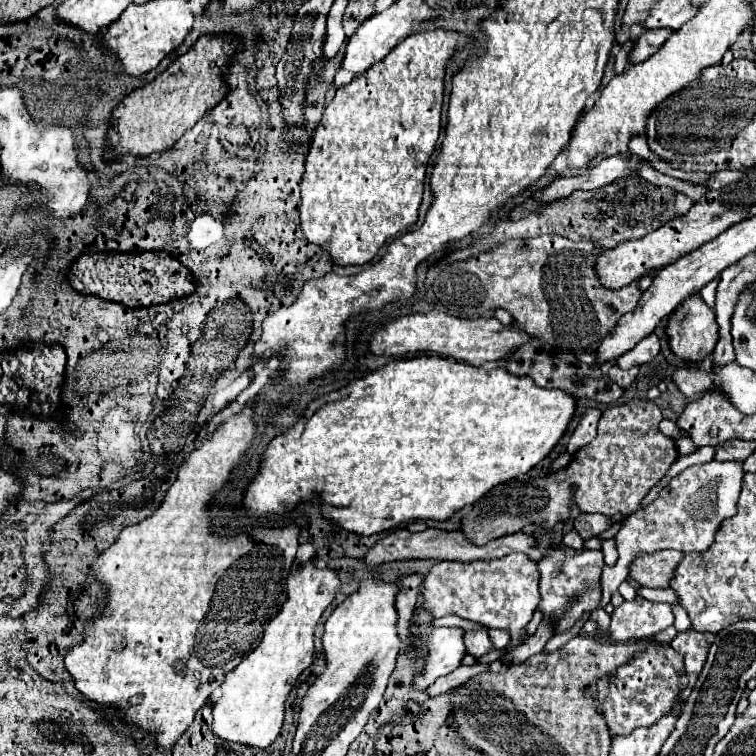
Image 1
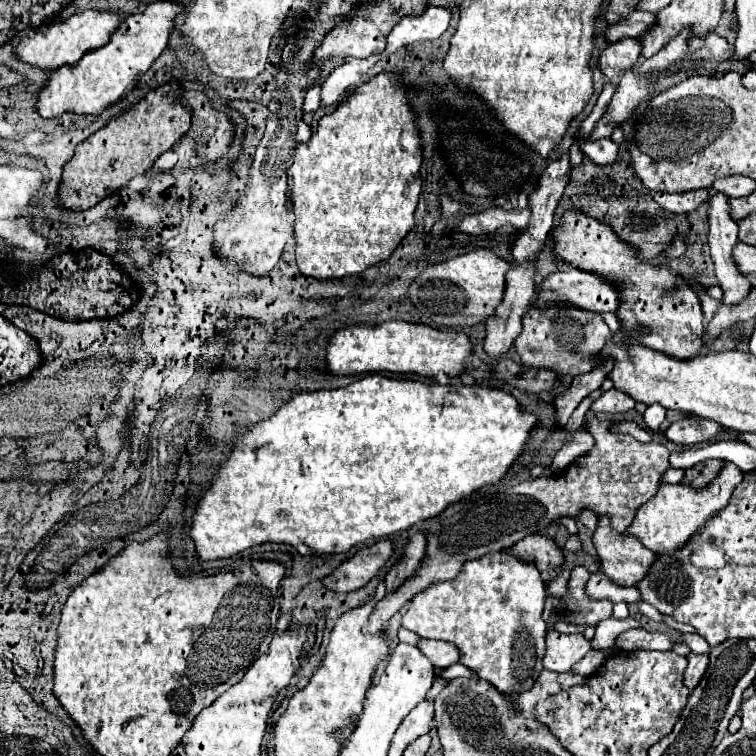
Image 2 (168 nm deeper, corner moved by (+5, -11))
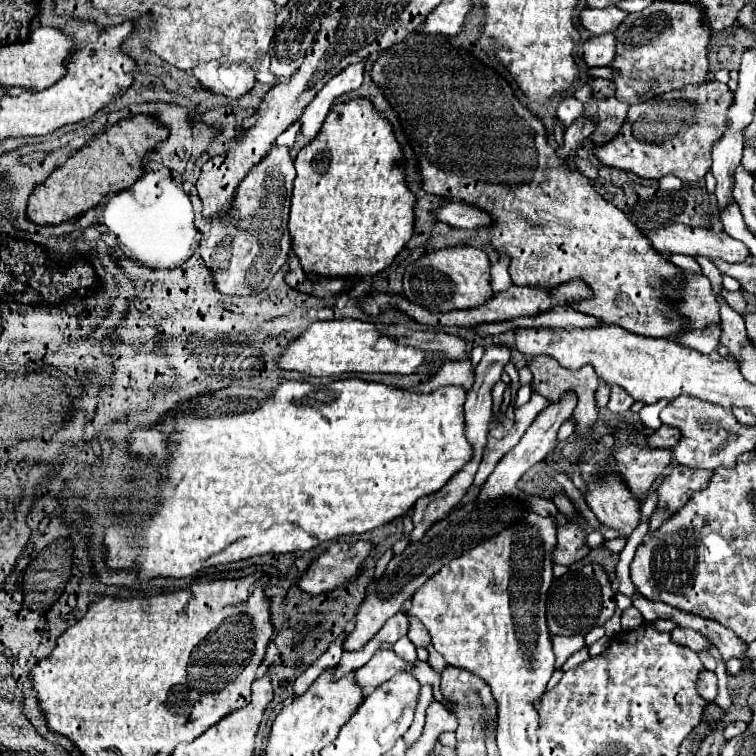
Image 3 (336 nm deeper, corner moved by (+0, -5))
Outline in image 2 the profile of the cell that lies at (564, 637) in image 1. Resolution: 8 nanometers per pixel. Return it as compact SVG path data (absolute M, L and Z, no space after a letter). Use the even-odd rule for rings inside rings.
M726 462L722 466L722 472L704 488L688 488L686 484L664 484L656 496L652 496L646 504L640 506L640 510L634 516L634 522L628 526L624 534L638 538L654 554L674 554L676 550L684 548L686 542L696 532L700 532L712 516L726 508L734 488L742 480L744 472L736 464Z

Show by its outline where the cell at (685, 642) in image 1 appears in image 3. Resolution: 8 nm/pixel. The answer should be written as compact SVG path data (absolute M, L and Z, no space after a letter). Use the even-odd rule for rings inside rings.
M703 670L703 674L699 676L699 682L697 682L697 690L707 702L715 702L715 696L719 692L717 690L717 676L709 670Z

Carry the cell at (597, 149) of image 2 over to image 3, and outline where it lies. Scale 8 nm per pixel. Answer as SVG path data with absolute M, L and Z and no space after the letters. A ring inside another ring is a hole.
M565 98L557 104L557 118L569 126L571 122L575 122L575 118L583 112L583 104L577 98Z

